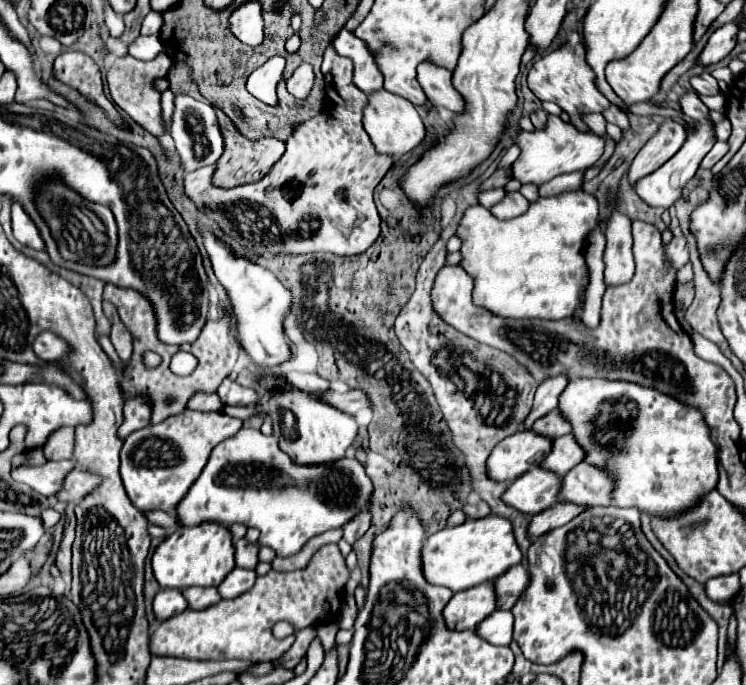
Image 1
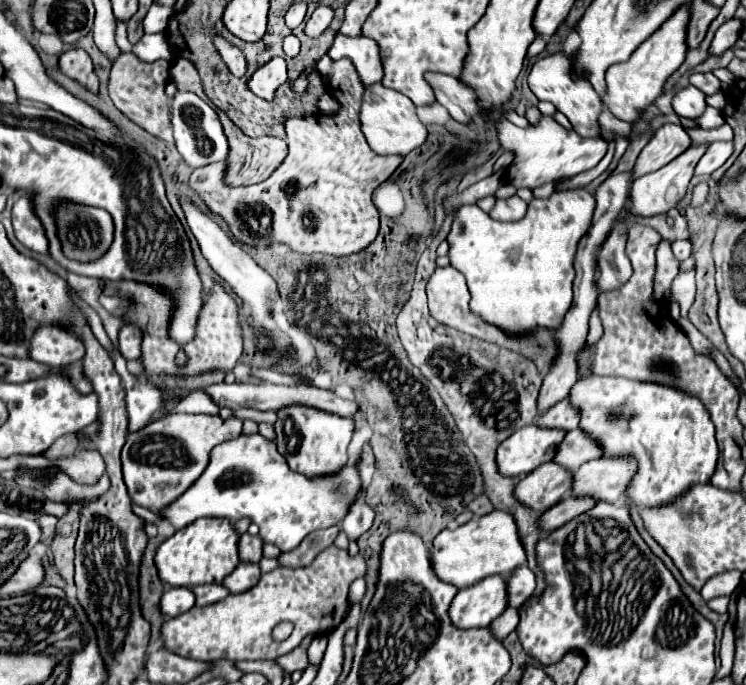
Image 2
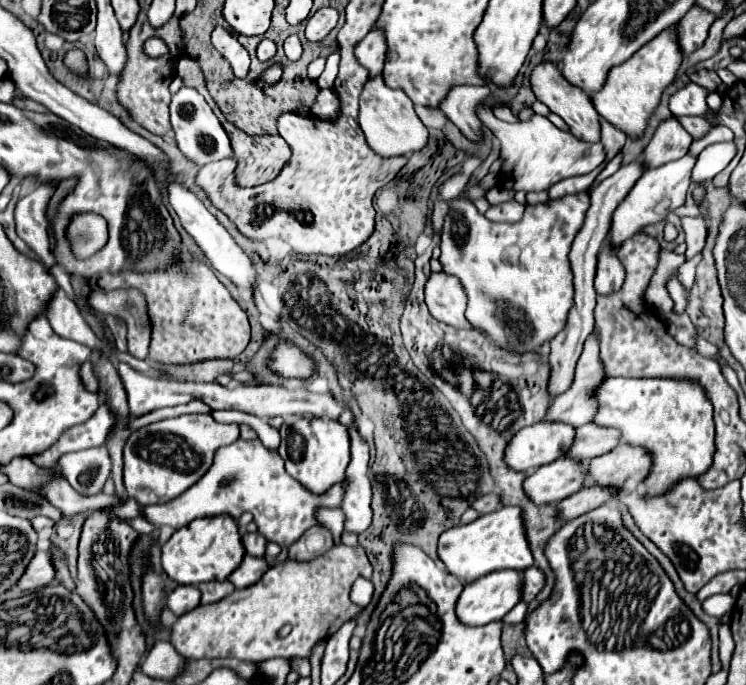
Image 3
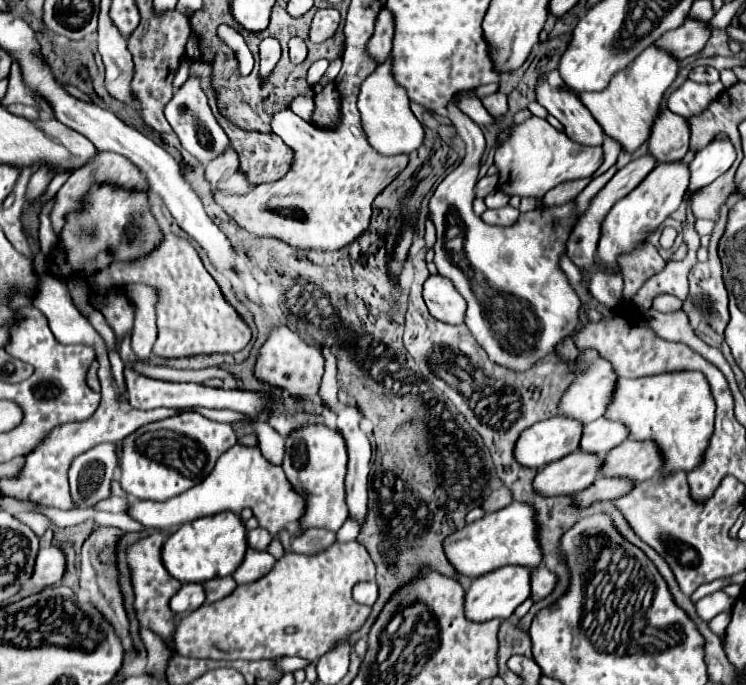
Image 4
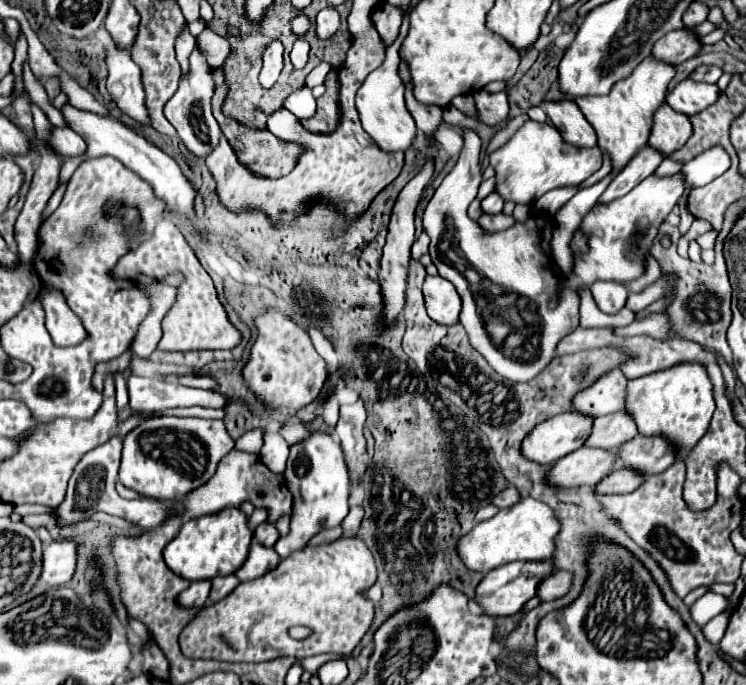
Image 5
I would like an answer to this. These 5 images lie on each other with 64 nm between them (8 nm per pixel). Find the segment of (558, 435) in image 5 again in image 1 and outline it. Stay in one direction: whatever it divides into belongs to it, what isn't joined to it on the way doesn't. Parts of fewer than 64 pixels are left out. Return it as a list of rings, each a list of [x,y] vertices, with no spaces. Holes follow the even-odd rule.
[[[522,430],[496,444],[486,460],[488,478],[494,482],[512,482],[528,468],[538,466],[548,454],[552,442],[536,432]]]

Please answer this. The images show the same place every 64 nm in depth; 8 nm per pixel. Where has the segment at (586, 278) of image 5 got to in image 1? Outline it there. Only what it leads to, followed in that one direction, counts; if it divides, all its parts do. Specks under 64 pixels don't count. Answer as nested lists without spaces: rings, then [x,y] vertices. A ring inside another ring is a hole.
[[[688,92],[680,98],[680,106],[682,106],[682,112],[684,116],[688,116],[690,120],[694,120],[692,124],[692,130],[688,132],[686,136],[686,142],[682,144],[682,148],[666,162],[662,164],[656,172],[648,174],[646,178],[642,178],[640,182],[636,182],[634,190],[636,194],[650,206],[662,206],[662,208],[670,208],[680,196],[682,196],[682,188],[684,184],[696,174],[702,158],[708,154],[708,150],[714,146],[716,142],[716,136],[714,136],[714,124],[710,122],[710,110],[698,100],[698,94],[696,92]]]

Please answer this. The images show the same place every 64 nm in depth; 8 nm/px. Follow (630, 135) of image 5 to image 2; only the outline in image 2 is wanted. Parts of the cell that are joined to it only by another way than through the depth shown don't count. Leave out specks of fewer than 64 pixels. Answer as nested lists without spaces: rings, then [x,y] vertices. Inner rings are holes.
[[[682,4],[648,40],[644,40],[644,44],[638,46],[638,50],[626,62],[612,64],[606,70],[608,92],[606,92],[606,96],[602,96],[602,100],[614,116],[634,124],[638,120],[638,112],[648,108],[662,94],[664,82],[686,58],[688,20],[690,20],[690,4]]]

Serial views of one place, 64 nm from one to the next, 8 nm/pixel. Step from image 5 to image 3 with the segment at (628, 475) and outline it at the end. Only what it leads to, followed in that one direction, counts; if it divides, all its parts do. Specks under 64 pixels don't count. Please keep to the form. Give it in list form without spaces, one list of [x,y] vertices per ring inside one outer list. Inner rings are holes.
[[[582,488],[580,492],[576,492],[568,498],[564,498],[562,502],[558,502],[556,514],[558,514],[560,520],[568,522],[572,518],[578,518],[578,516],[598,508],[600,504],[604,504],[612,496],[614,496],[614,492],[610,488]]]

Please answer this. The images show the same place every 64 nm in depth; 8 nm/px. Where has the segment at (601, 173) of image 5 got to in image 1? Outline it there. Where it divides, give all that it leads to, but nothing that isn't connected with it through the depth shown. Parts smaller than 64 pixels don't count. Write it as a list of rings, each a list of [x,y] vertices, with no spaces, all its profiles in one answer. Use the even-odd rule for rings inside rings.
[[[610,106],[610,108],[606,108],[604,112],[604,118],[606,118],[606,122],[612,122],[612,124],[616,124],[616,126],[620,126],[622,130],[624,128],[628,128],[628,118],[626,118],[626,114],[622,112],[622,108],[618,108],[618,106]]]

